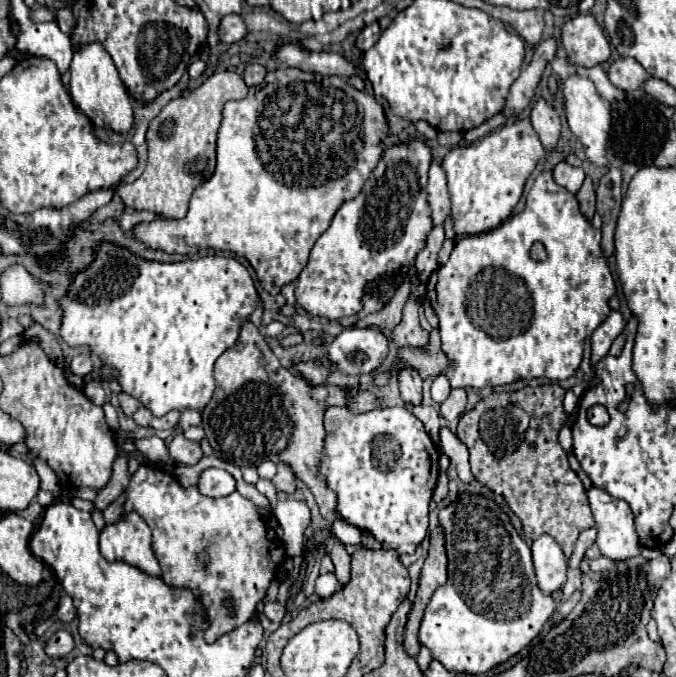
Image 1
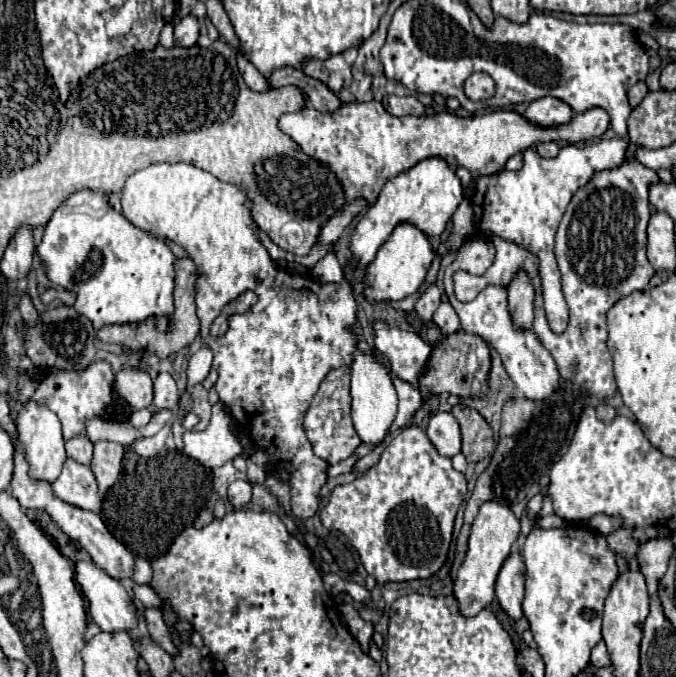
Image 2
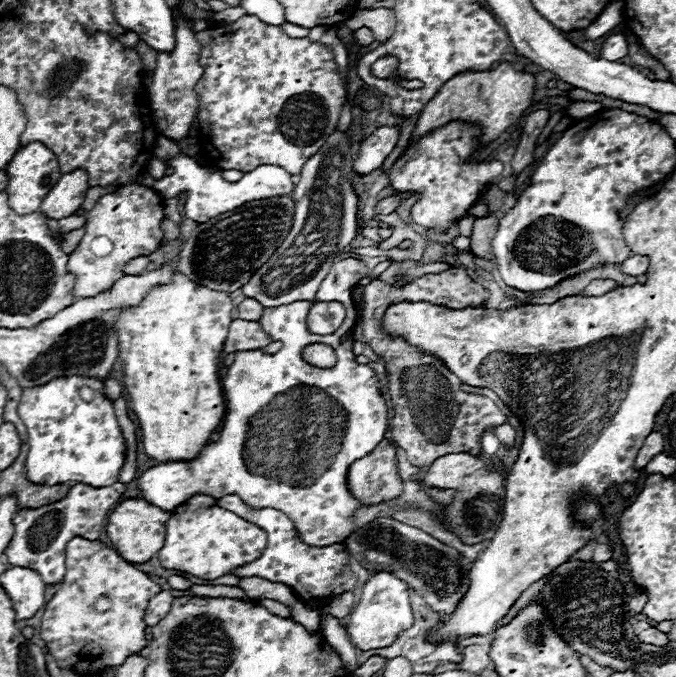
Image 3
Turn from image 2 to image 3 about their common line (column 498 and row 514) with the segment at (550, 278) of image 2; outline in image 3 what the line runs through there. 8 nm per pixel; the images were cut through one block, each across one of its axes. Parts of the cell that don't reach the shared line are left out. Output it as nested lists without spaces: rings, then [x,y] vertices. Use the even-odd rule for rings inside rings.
[[[196,494],[178,506],[166,522],[166,542],[156,554],[160,564],[170,570],[182,570],[202,580],[216,580],[234,568],[254,562],[266,548],[266,532],[218,506],[210,496]]]

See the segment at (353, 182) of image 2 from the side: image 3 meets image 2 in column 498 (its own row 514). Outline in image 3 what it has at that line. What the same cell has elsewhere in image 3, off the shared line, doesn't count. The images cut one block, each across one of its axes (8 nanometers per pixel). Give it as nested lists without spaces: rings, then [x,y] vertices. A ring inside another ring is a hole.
[[[124,500],[120,506],[114,508],[114,512],[108,516],[106,534],[112,542],[112,548],[118,550],[118,554],[130,562],[130,564],[144,564],[148,562],[162,546],[164,546],[164,526],[170,518],[170,512],[160,510],[158,506],[146,502],[146,500]]]

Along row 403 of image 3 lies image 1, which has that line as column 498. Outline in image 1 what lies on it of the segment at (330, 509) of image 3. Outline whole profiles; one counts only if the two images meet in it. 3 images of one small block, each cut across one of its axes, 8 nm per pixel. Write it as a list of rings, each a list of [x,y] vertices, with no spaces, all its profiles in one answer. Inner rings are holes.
[[[542,172],[534,186],[530,188],[528,196],[526,196],[526,208],[520,214],[514,214],[512,218],[508,218],[504,224],[500,224],[494,230],[482,232],[482,234],[474,234],[474,236],[462,236],[452,254],[450,260],[444,266],[438,266],[430,278],[428,278],[428,288],[426,288],[426,298],[430,302],[430,306],[434,308],[436,316],[440,318],[440,336],[442,336],[442,352],[448,358],[448,366],[442,370],[442,374],[448,378],[452,388],[466,388],[466,386],[474,386],[474,388],[486,388],[486,386],[504,386],[510,384],[514,380],[534,380],[534,378],[550,378],[550,380],[566,380],[570,378],[580,362],[582,362],[582,352],[584,352],[584,342],[586,338],[590,338],[590,334],[606,320],[606,316],[610,314],[610,306],[608,300],[616,294],[616,284],[614,278],[610,274],[608,262],[604,258],[604,252],[600,250],[600,230],[594,230],[592,224],[582,216],[580,208],[578,208],[578,200],[574,194],[570,194],[568,190],[564,190],[562,186],[558,186],[552,180],[552,172]],[[532,242],[542,242],[548,258],[544,262],[532,262],[528,248],[532,246]]]

